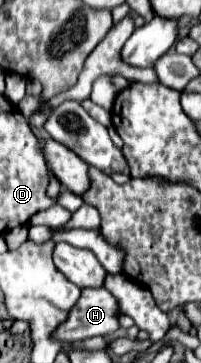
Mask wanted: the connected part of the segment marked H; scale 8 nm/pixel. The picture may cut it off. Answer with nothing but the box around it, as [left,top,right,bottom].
[51,288,119,342]

